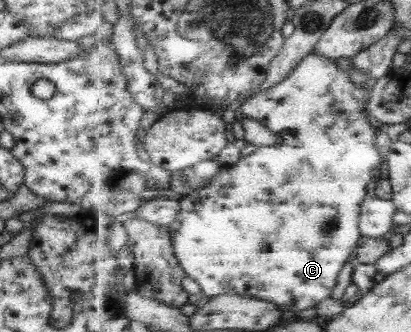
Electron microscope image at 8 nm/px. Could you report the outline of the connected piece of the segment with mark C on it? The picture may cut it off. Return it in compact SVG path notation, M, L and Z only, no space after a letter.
M311 53L298 62L287 80L265 92L257 92L256 95L240 105L242 112L247 117L265 125L279 136L282 142L279 146L256 147L256 150L250 155L242 157L238 164L223 165L222 170L205 187L199 187L179 197L182 206L181 212L174 224L169 226L174 240L174 252L180 260L180 265L187 275L199 284L207 297L235 293L274 302L282 311L290 310L291 312L315 309L318 302L329 297L332 298L332 292L339 283L337 279L339 279L340 272L347 266L345 262L356 251L361 237L364 236L361 233L360 216L367 196L367 186L371 182L379 180L382 173L382 154L376 141L376 131L365 117L368 101L369 96L365 86L357 86L355 82L351 82L349 72L341 70L338 61Z

